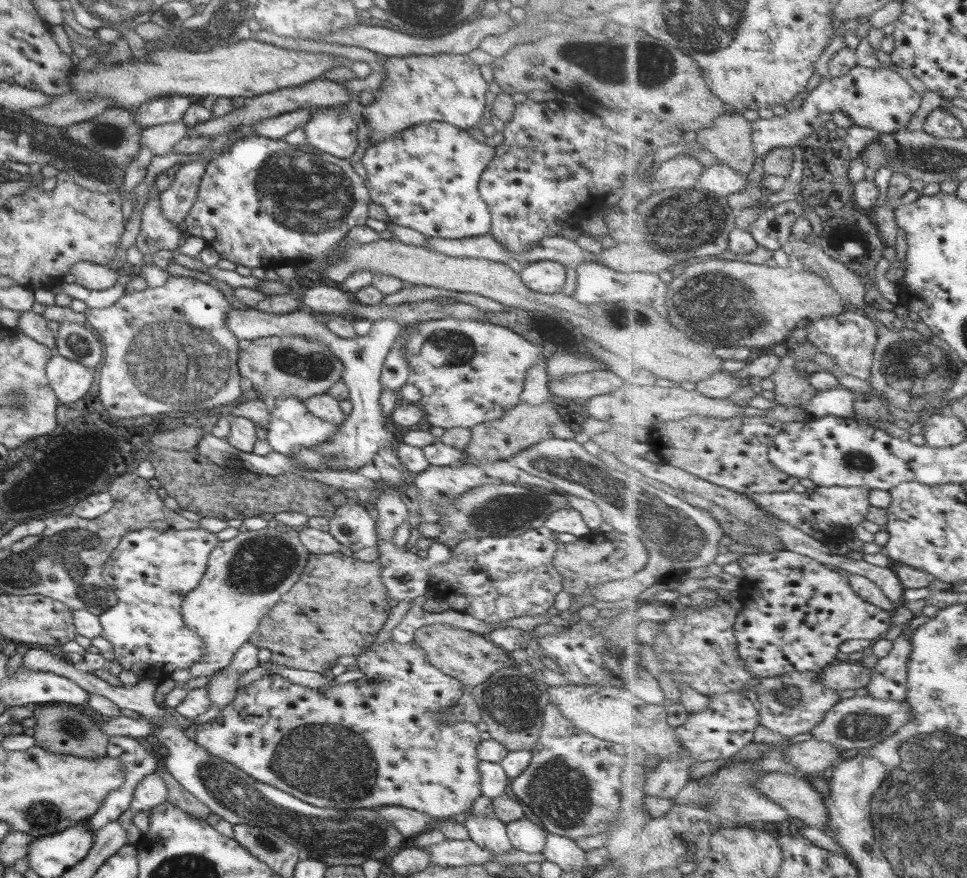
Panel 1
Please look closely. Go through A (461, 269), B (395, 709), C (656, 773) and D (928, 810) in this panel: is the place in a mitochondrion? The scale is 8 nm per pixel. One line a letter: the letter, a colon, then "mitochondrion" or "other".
A: other
B: other
C: other
D: mitochondrion

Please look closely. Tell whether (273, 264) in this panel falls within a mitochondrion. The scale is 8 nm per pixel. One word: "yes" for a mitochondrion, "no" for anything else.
no

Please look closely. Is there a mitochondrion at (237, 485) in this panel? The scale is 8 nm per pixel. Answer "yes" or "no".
yes

